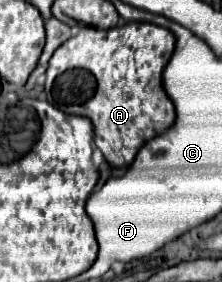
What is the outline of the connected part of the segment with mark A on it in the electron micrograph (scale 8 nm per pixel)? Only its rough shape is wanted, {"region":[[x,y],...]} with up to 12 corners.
{"region":[[82,27],[46,99],[88,117],[112,167],[174,125],[174,35]]}

